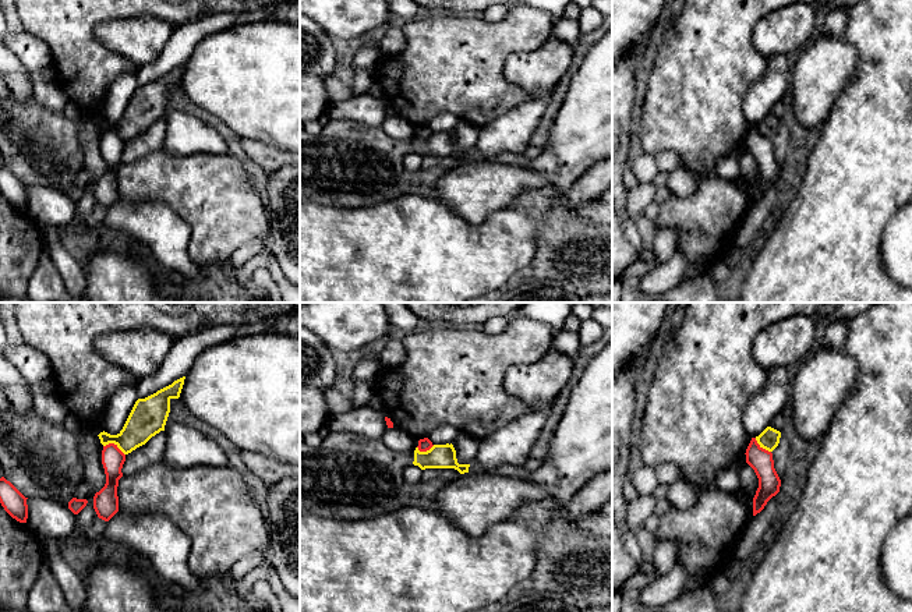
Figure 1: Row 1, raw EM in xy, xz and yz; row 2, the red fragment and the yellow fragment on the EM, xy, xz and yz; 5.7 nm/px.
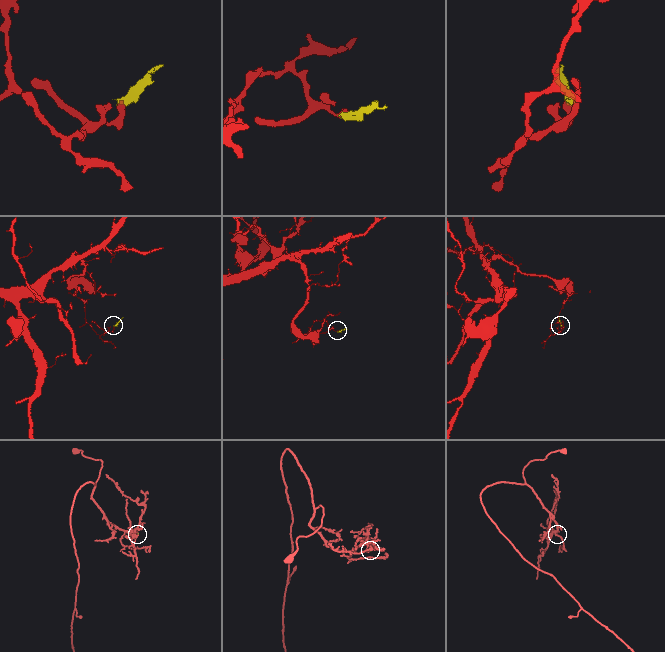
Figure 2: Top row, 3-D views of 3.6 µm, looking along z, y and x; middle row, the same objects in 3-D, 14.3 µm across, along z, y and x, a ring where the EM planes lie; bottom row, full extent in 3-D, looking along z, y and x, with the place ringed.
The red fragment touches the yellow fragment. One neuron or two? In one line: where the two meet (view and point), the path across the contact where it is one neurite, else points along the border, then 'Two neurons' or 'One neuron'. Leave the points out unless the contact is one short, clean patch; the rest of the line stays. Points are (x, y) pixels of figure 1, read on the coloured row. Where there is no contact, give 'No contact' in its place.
Touches red at xy (115, 445). Boundary: xy (103, 445), (113, 444), (124, 455). Two neurons

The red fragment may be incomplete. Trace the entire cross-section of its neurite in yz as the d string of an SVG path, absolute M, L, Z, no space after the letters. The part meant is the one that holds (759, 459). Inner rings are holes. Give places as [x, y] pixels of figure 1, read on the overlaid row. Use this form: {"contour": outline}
{"contour": "M752 438L745 454L746 463L759 478L759 488L753 498L753 516L756 516L780 492L781 480L774 468L773 453L763 449L756 438Z"}

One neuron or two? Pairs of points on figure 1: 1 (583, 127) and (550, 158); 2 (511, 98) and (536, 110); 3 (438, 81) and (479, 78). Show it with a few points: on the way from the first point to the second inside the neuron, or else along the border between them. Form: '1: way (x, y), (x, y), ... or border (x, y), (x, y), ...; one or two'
1: border (545, 148), (557, 161), (557, 167), (548, 174); two
2: border (532, 98), (494, 120); two
3: way (448, 78), (469, 78); one

